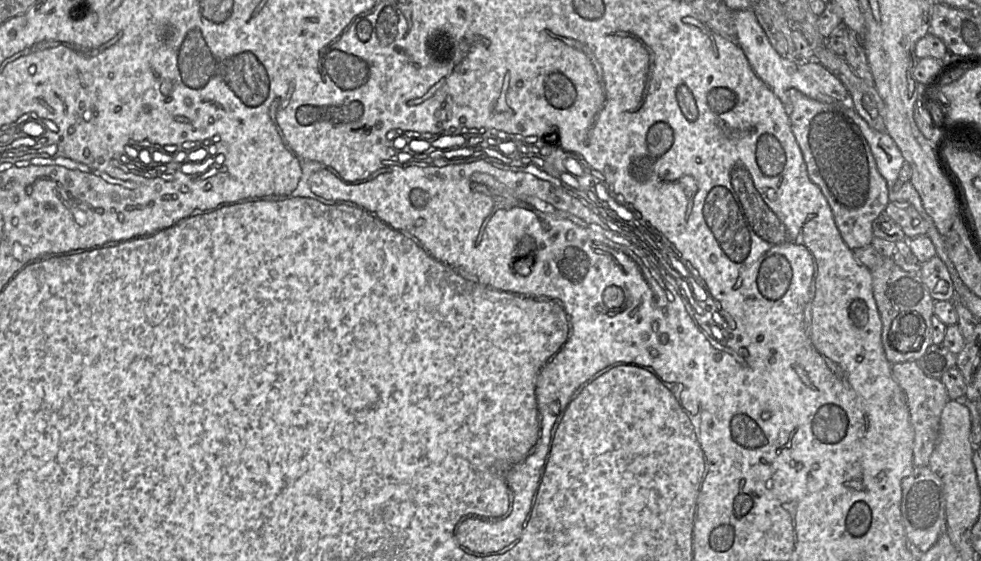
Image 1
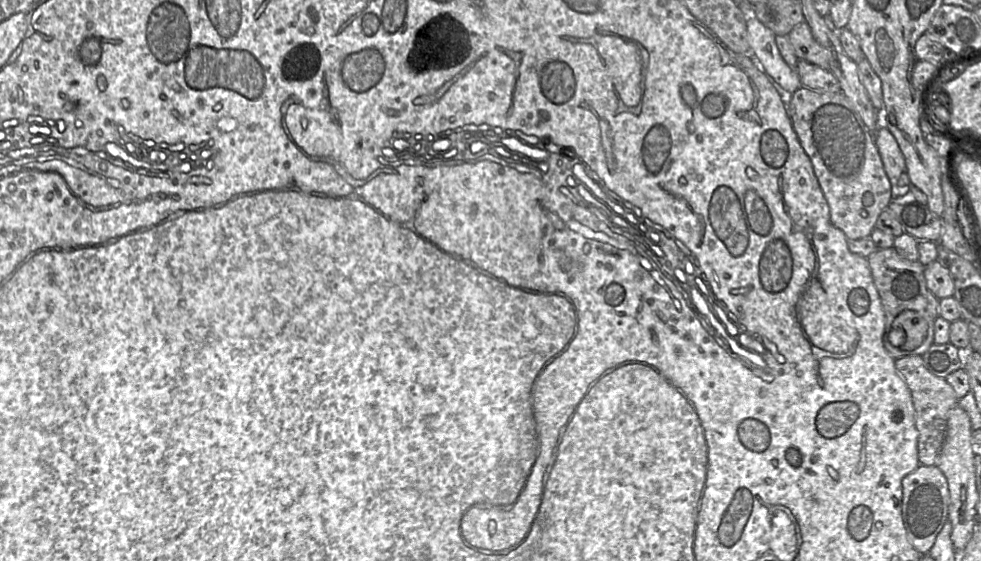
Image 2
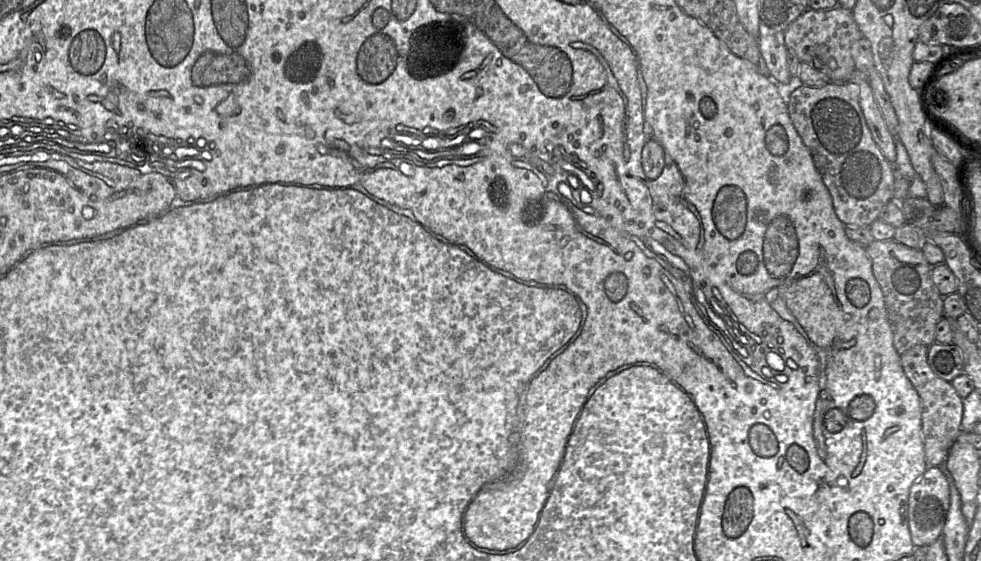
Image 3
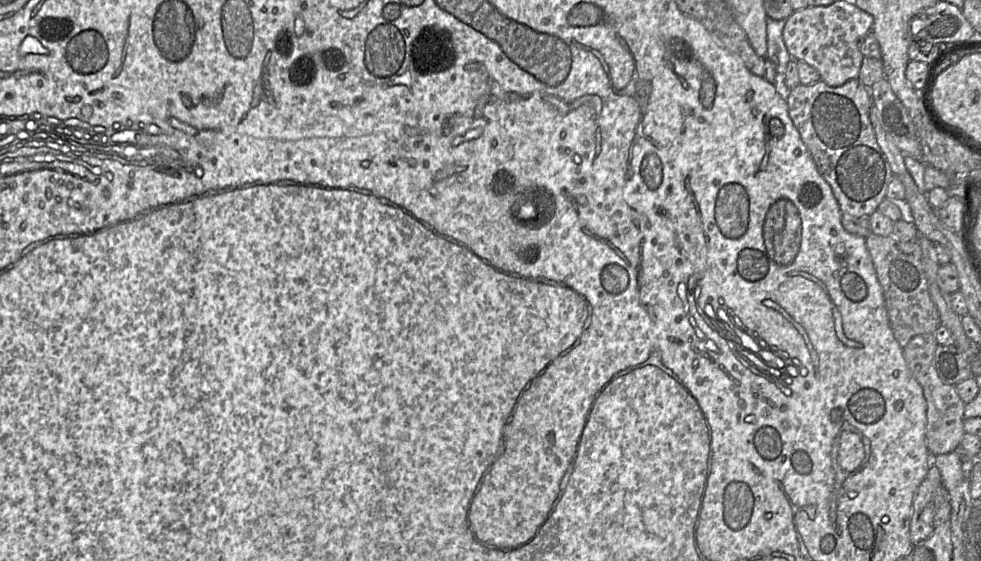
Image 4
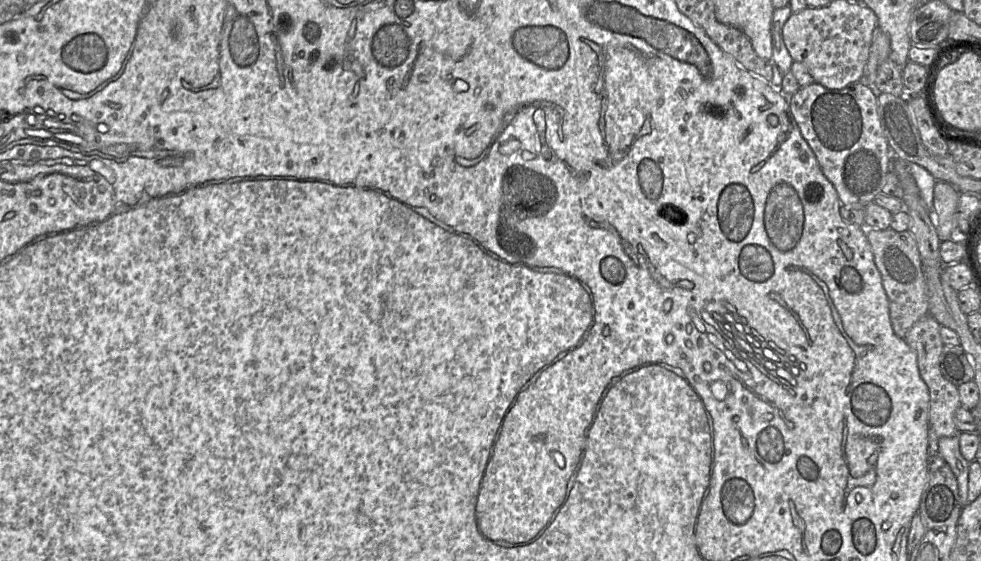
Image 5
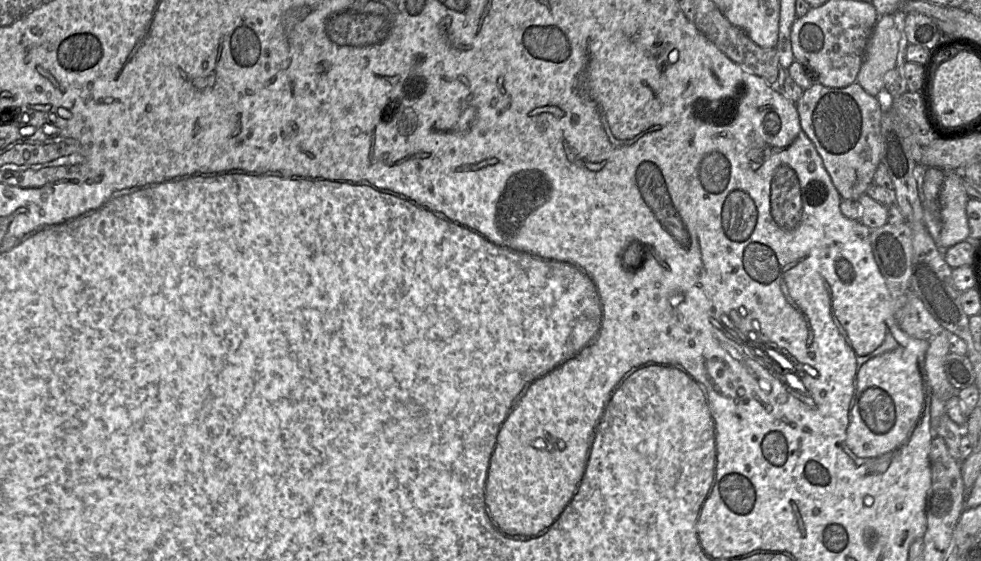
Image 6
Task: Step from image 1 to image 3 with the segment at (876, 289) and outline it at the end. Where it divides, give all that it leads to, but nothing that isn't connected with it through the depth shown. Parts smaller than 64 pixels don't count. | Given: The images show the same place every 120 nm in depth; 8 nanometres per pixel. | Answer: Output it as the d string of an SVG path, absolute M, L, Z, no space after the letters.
M893 239L874 240L866 247L872 271L884 295L893 344L899 355L913 346L935 342L937 323L944 317L943 296L931 279L931 266L920 249L910 248Z

